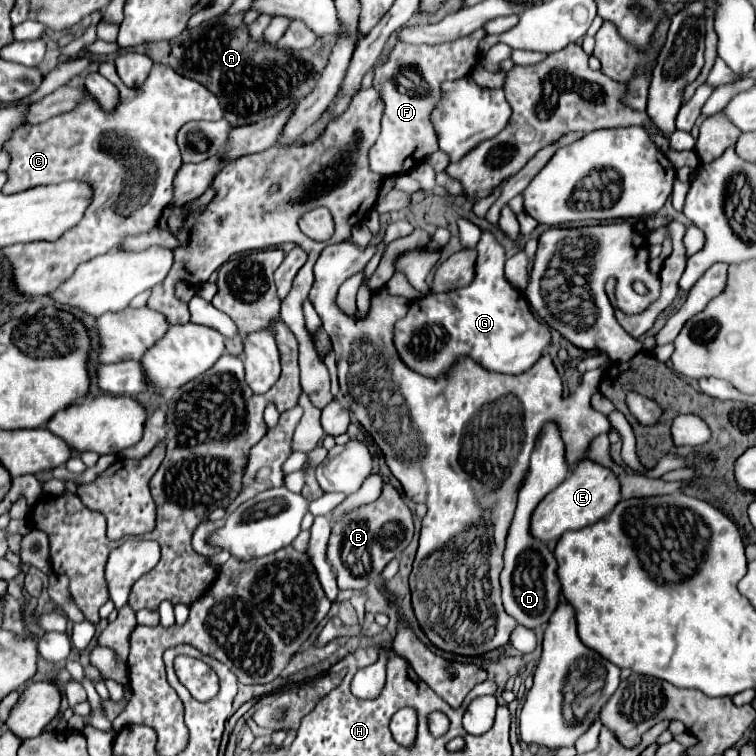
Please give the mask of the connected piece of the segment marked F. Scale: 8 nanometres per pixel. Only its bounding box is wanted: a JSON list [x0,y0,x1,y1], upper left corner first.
[370,30,486,176]

